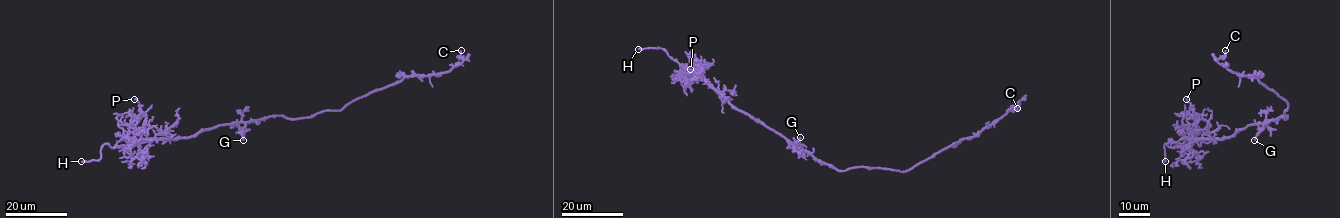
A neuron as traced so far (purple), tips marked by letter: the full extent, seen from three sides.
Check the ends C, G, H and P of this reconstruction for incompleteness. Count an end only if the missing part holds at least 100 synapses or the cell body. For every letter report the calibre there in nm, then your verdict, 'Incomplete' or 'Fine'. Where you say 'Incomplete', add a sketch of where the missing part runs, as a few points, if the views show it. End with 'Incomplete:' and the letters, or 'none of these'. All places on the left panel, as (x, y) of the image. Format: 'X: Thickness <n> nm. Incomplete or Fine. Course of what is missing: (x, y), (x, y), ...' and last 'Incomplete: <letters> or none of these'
C: Thickness 140 nm. Fine
G: Thickness 200 nm. Fine
H: Thickness 320 nm. Incomplete. Course of what is missing: (81, 161), (63, 161), (39, 186), (30, 186), (20, 196)
P: Thickness 130 nm. Fine
Incomplete: H

